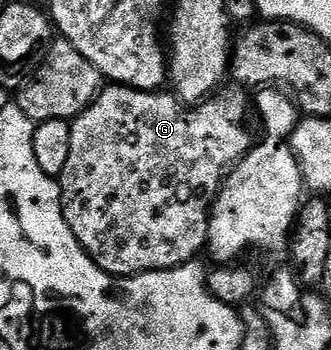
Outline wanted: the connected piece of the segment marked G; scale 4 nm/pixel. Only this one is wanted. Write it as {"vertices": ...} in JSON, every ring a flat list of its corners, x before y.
{"vertices":[[105,85,93,100,93,104,72,120,69,128,71,153,67,153,67,165,63,165,63,173,59,176,61,208,71,233,75,233,79,245,93,258,95,265,99,265,99,269,118,277,141,275,144,271,166,271,184,263,194,262,198,258,197,254,200,251,202,254,206,250,209,241,209,212,213,210,213,201,221,192,221,184,224,183,226,175,255,143,252,133,245,128,245,110,251,107,250,96,248,99,241,91,225,90,218,90,203,103,186,105,177,98,176,94,165,95,164,90,136,91,133,87]]}

